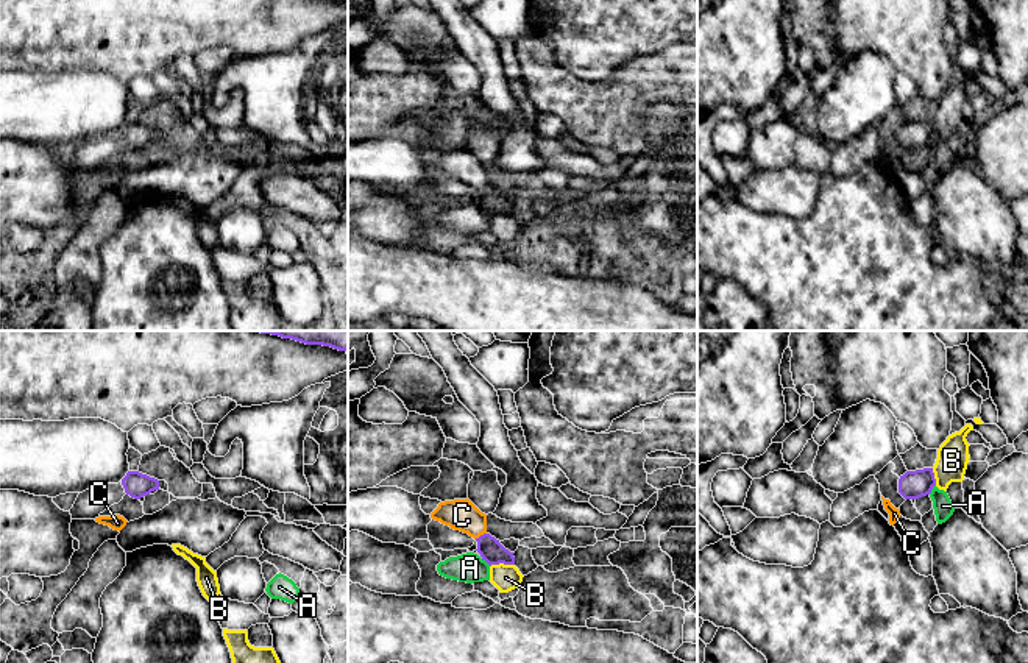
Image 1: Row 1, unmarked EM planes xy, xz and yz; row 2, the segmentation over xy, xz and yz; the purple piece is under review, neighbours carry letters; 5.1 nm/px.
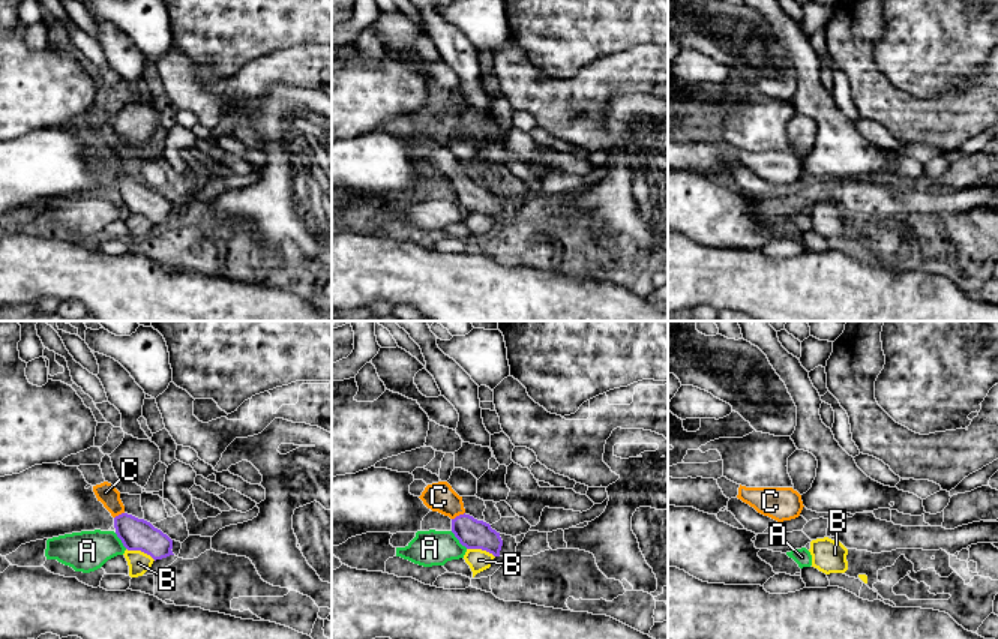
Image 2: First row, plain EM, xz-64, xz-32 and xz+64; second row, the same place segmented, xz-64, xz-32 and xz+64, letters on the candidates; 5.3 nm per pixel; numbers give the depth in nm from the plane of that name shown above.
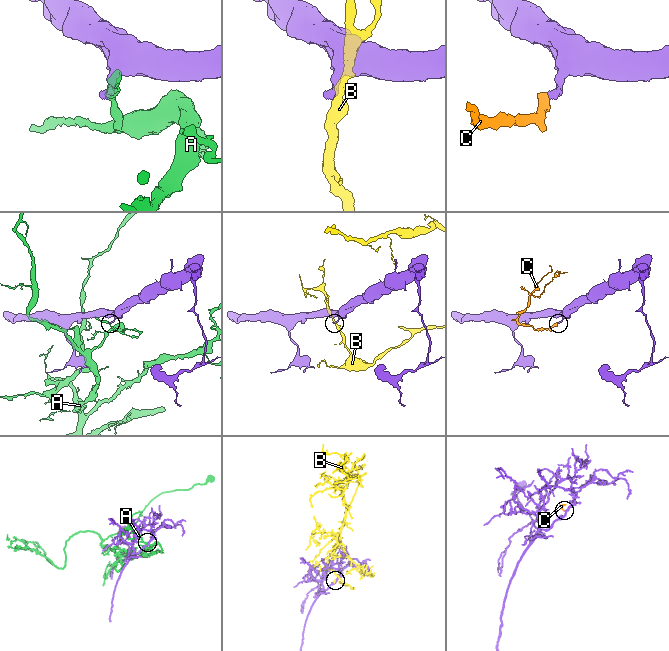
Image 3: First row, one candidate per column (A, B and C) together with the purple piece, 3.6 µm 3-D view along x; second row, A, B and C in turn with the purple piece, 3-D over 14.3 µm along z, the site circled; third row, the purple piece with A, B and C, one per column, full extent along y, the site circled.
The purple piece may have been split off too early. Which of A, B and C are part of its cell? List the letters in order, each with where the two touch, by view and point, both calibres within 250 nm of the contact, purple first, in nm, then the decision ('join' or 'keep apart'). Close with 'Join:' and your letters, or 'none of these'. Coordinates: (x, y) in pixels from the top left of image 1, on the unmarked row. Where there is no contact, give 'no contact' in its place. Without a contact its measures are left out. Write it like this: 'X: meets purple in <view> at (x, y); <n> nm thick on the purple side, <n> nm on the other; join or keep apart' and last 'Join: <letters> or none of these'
A: meets purple in yz at (932, 139); 140 nm thick on the purple side, 100 nm on the other; keep apart
B: meets purple in xz at (501, 212); 120 nm thick on the purple side, 140 nm on the other; keep apart
C: meets purple in xz at (481, 186); 120 nm thick on the purple side, 160 nm on the other; join
Join: C

